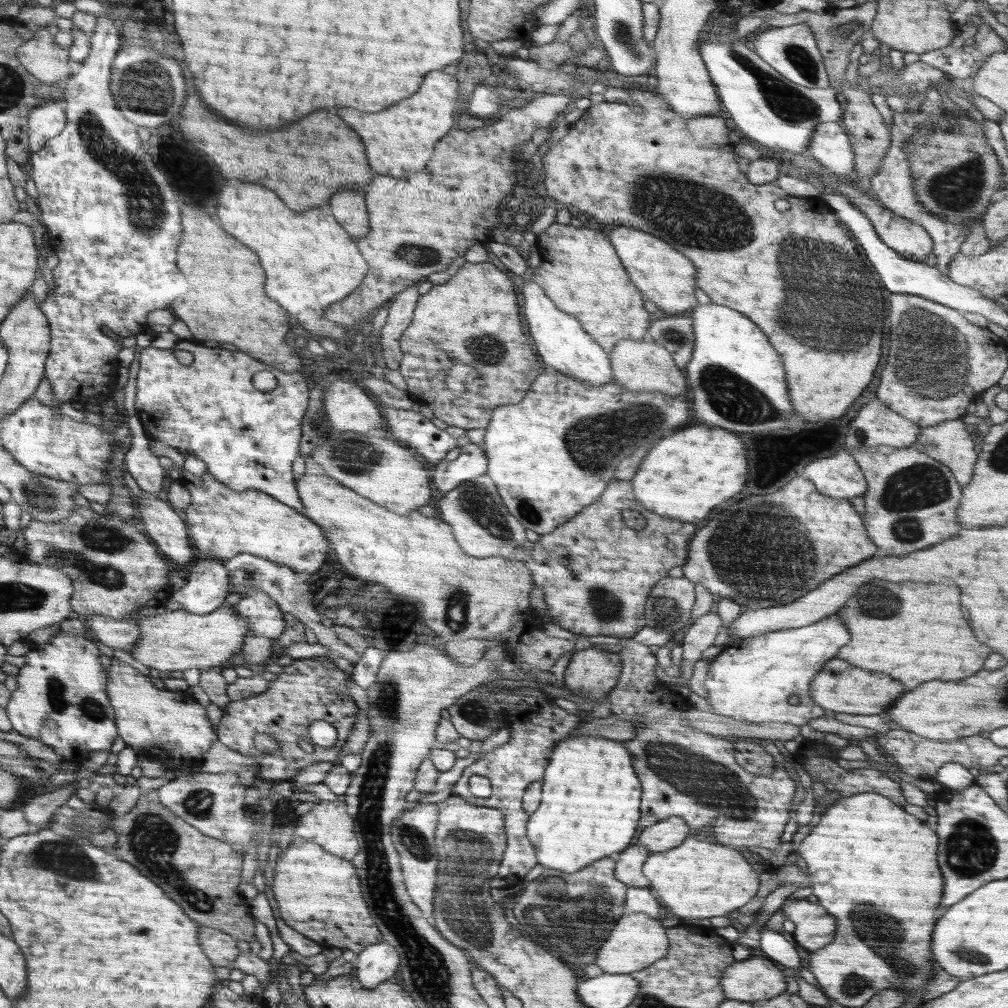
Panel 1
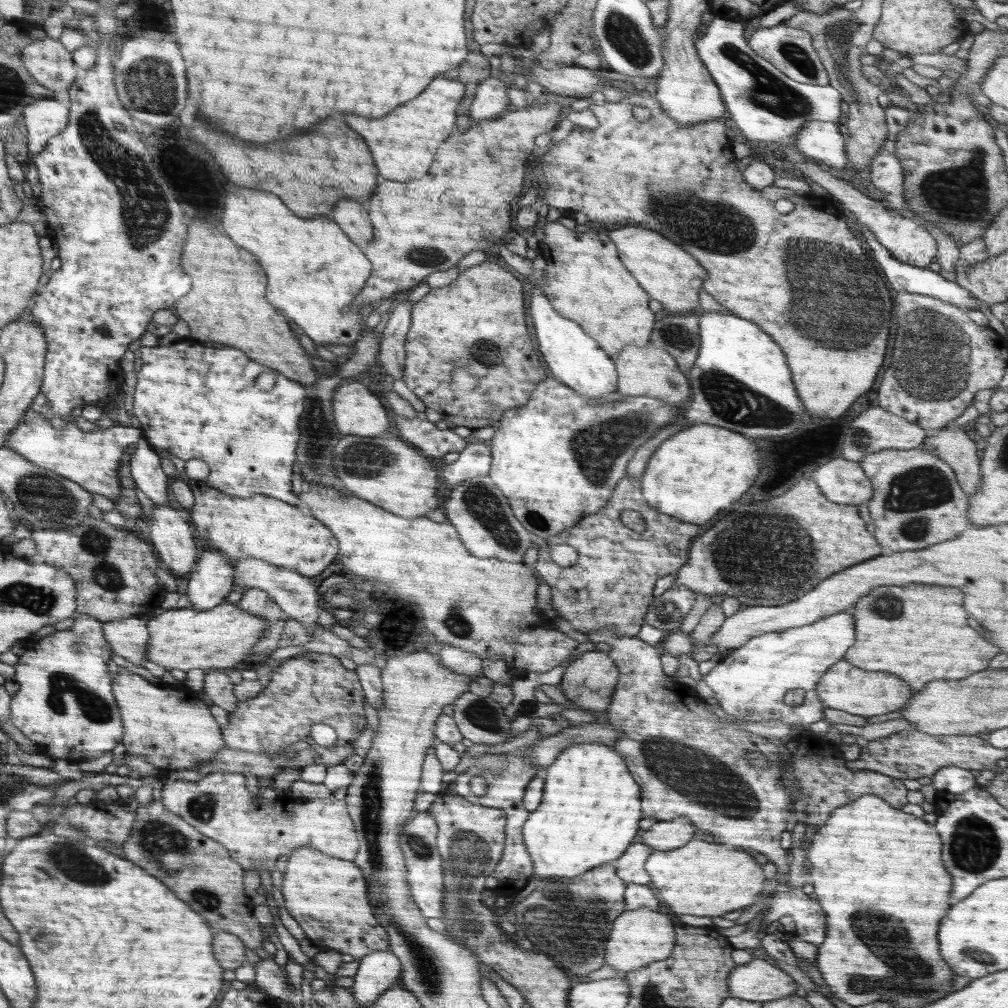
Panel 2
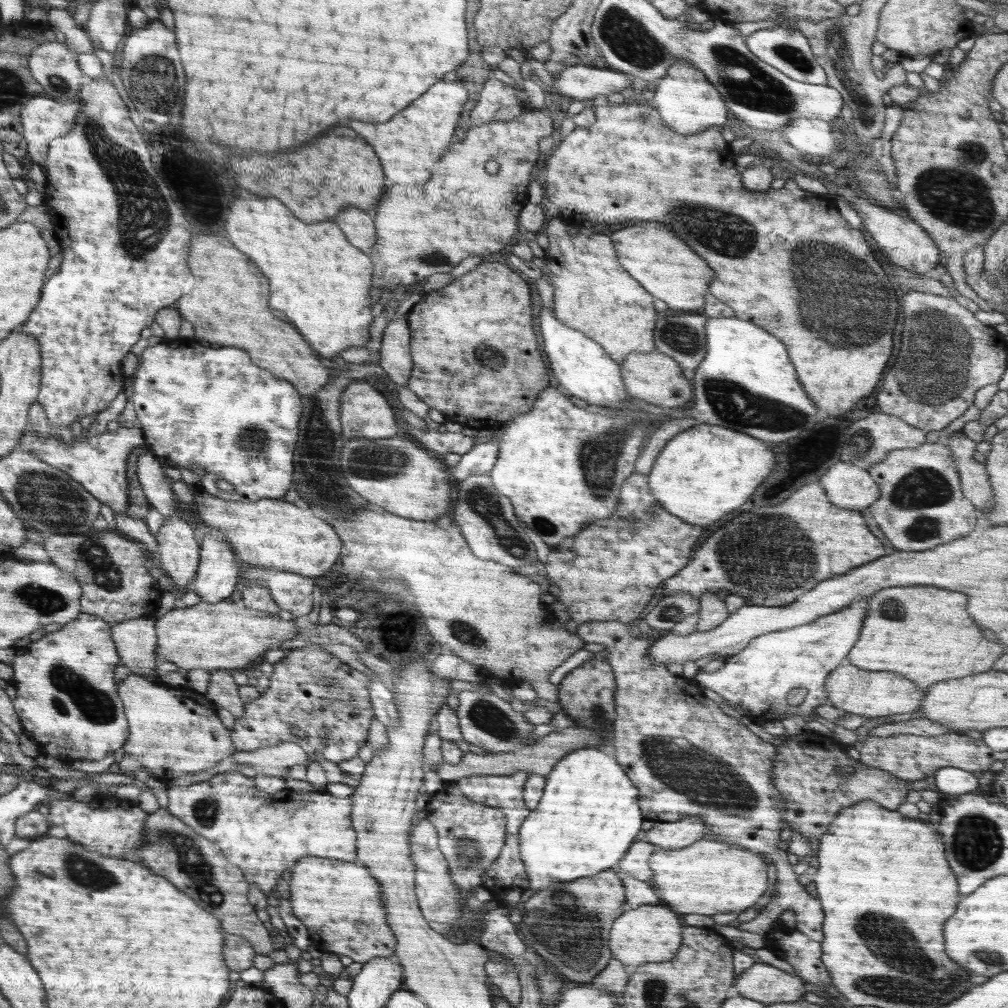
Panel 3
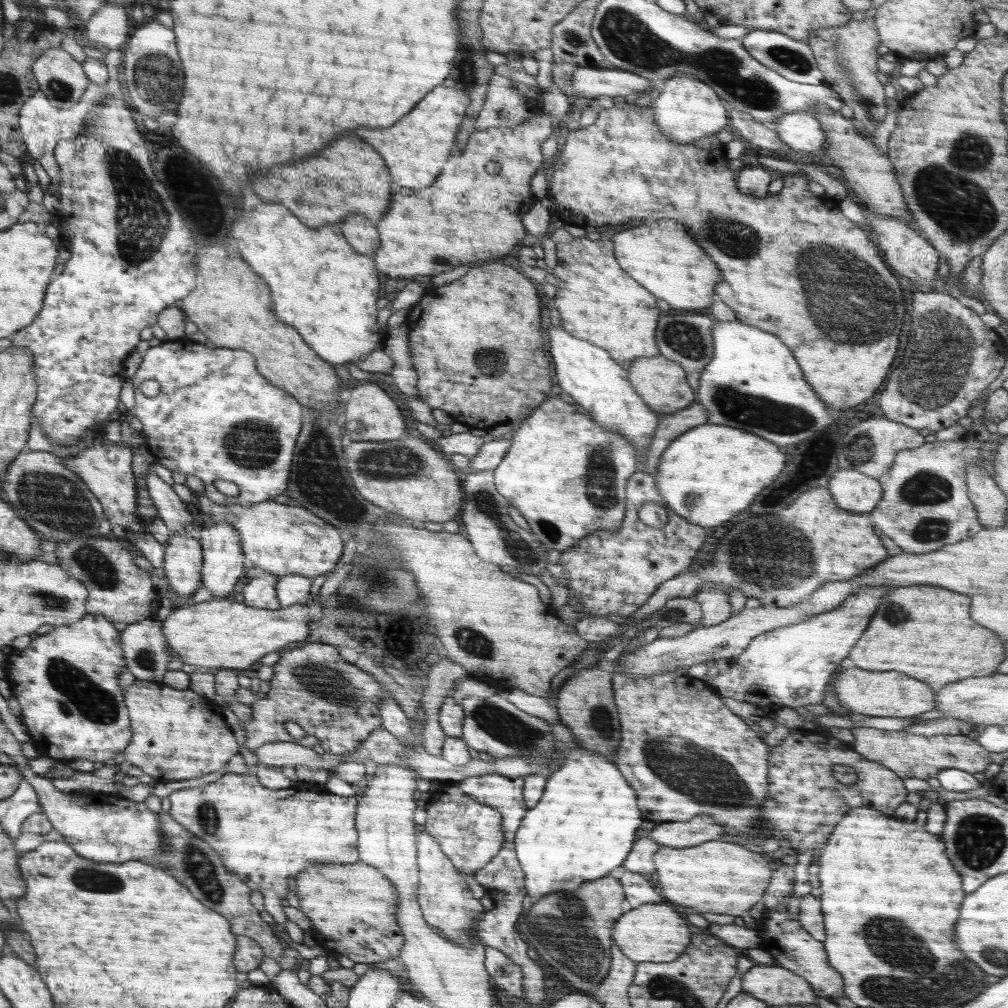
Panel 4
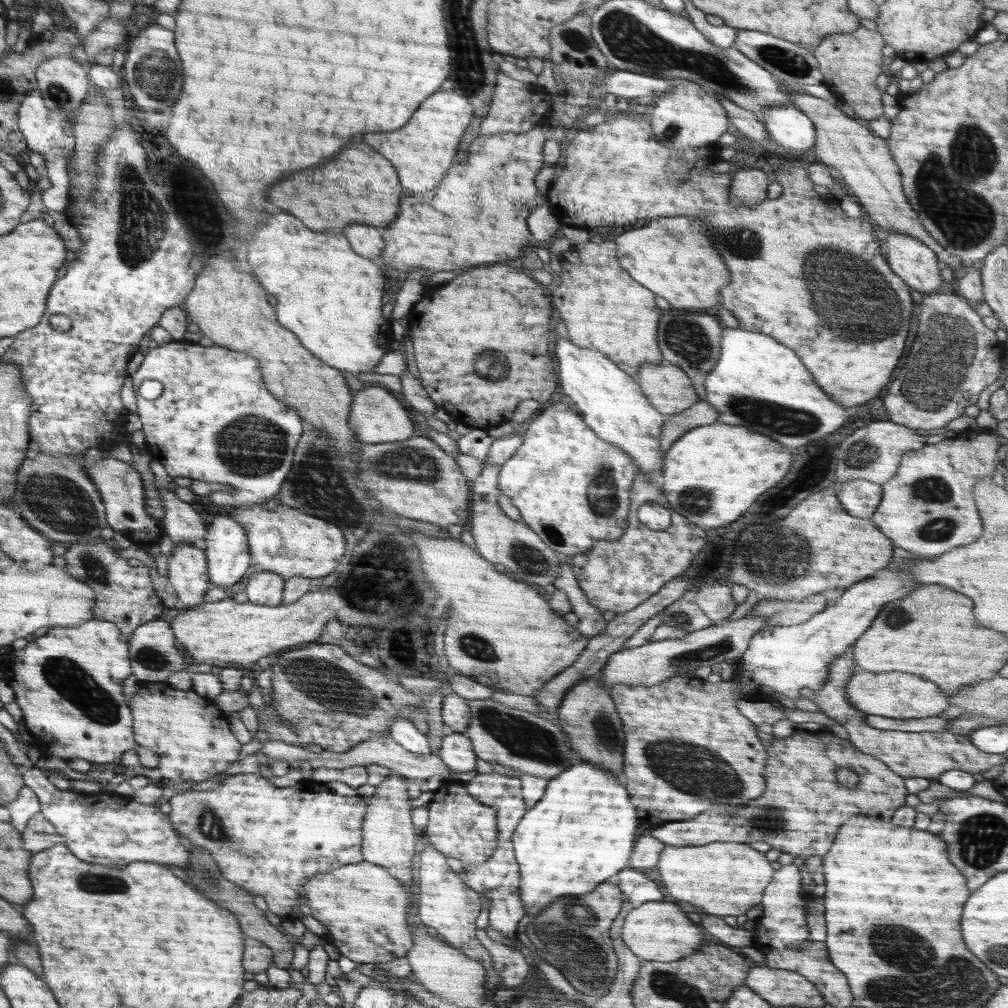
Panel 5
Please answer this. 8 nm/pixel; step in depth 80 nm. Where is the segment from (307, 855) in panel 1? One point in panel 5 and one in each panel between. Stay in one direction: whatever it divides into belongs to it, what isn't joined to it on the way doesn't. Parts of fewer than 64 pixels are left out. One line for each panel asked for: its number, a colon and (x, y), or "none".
2: (327, 896)
3: (339, 903)
4: (353, 908)
5: (365, 909)

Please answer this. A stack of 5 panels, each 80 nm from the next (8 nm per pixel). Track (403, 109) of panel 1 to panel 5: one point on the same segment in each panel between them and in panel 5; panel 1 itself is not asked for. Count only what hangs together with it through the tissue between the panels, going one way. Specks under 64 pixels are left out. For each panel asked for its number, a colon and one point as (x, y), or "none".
2: (404, 142)
3: (410, 145)
4: (416, 149)
5: (424, 151)

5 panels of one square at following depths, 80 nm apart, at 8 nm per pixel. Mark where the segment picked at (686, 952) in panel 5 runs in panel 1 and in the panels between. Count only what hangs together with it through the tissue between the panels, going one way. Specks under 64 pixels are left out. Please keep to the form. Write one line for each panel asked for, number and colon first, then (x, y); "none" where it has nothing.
1: (636, 941)
2: (640, 937)
3: (649, 934)
4: (654, 933)

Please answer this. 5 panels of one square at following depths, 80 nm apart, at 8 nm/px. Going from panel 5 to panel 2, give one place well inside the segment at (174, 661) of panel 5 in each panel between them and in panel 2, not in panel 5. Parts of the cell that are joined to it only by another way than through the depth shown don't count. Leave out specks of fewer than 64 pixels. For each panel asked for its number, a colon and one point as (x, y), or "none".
2: (129, 637)
3: (136, 640)
4: (145, 647)

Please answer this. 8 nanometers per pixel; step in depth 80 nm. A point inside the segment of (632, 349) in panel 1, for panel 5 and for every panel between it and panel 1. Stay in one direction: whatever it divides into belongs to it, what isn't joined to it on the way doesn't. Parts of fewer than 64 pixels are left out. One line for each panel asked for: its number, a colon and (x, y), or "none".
2: (650, 371)
3: (656, 378)
4: (662, 384)
5: (669, 390)

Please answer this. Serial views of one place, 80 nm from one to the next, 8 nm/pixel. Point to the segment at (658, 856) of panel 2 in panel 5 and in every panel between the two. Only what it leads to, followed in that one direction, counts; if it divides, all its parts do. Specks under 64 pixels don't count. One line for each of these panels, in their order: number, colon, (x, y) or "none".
3: (708, 877)
4: (718, 877)
5: (724, 878)

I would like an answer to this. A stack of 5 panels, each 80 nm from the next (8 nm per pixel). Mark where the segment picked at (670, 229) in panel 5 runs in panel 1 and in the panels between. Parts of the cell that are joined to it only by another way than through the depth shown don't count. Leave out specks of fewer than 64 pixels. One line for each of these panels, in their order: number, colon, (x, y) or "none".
1: (662, 274)
2: (670, 275)
3: (657, 258)
4: (662, 256)

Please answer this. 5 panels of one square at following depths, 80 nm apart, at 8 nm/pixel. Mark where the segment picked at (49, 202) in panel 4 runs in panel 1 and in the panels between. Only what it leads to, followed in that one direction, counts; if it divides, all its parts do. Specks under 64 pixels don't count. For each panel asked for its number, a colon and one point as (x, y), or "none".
1: (47, 120)
2: (45, 119)
3: (44, 119)

